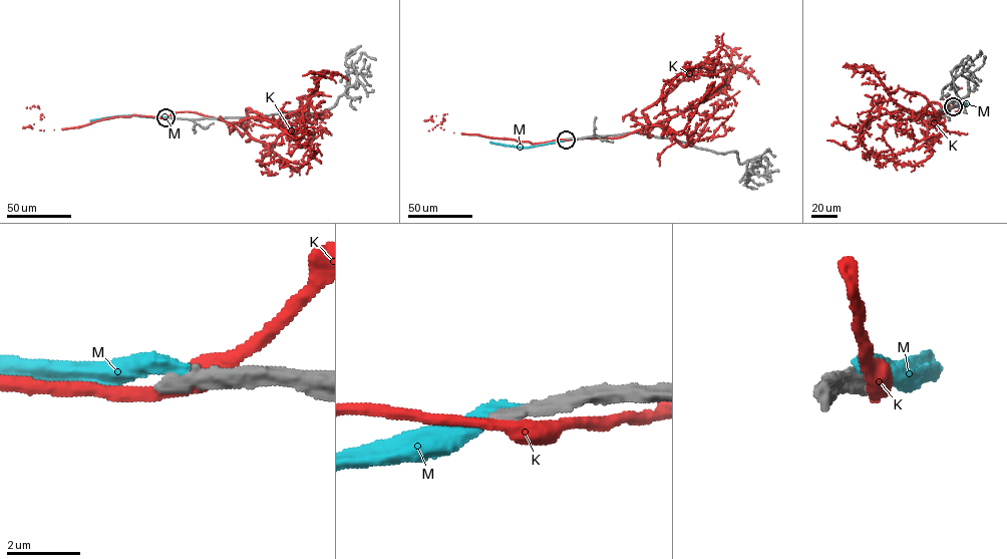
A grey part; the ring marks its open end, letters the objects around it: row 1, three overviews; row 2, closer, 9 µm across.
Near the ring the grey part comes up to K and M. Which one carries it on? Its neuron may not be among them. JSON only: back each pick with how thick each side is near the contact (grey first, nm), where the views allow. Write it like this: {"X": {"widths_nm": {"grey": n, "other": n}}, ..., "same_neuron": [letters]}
{"same_neuron": []}

